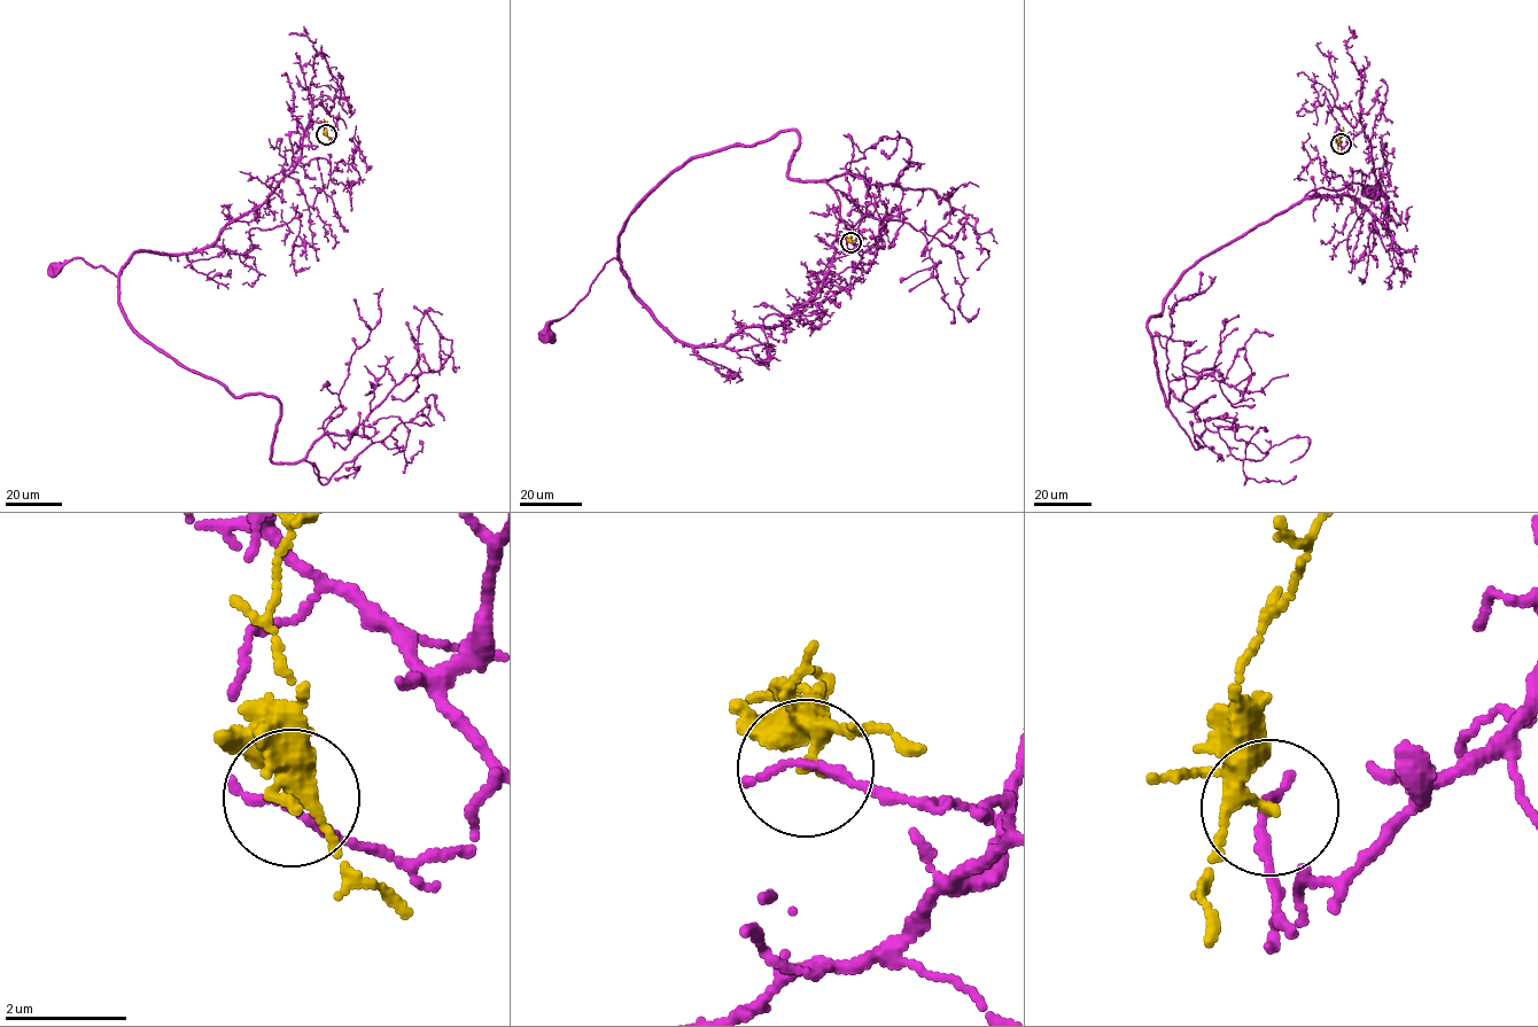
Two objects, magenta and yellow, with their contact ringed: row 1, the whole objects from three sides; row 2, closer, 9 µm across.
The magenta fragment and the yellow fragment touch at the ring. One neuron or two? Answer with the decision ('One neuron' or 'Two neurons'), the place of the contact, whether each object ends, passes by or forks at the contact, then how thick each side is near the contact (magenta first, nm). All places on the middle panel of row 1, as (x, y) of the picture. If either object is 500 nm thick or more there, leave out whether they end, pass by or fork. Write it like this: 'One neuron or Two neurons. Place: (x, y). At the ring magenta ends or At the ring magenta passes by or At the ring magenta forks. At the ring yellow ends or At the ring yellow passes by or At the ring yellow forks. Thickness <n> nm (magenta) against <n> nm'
Two neurons. Place: (851, 242). At the ring magenta ends. At the ring yellow forks. Thickness 170 nm (magenta) against 200 nm

